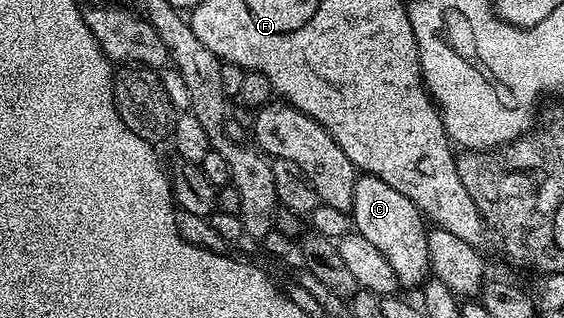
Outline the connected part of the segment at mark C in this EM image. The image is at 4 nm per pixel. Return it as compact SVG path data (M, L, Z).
M369 175L359 176L354 188L354 208L352 210L353 228L368 243L373 243L392 263L392 271L398 276L399 286L421 286L430 273L430 256L428 255L428 232L424 214L415 207L408 195L400 195L396 187L388 187L384 179Z

